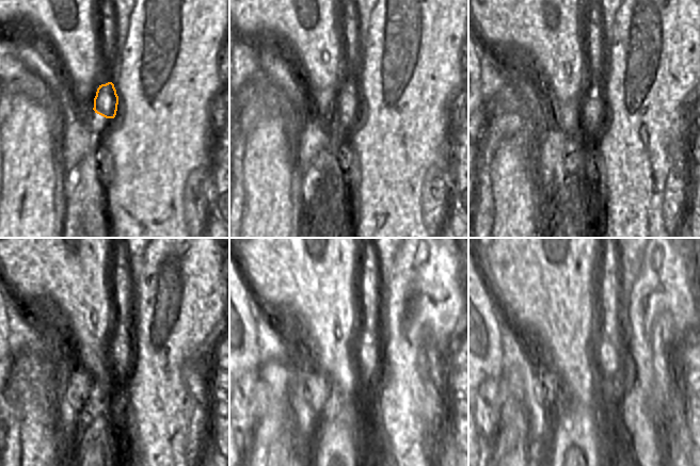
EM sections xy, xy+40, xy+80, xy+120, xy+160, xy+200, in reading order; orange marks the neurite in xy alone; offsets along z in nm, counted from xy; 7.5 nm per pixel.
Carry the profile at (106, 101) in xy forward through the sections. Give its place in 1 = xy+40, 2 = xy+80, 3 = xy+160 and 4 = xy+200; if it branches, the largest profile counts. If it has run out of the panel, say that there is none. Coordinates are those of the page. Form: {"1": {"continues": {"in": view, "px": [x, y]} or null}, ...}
{"1": {"continues": {"in": "xy+40", "px": [350, 103]}}, "2": {"continues": {"in": "xy+80", "px": [593, 108]}}, "3": {"continues": {"in": "xy+160", "px": [368, 358]}}, "4": {"continues": {"in": "xy+200", "px": [607, 358]}}}

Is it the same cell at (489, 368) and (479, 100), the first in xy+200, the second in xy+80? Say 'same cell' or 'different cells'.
same cell

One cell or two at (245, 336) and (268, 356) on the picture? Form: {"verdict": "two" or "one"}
{"verdict": "two"}

